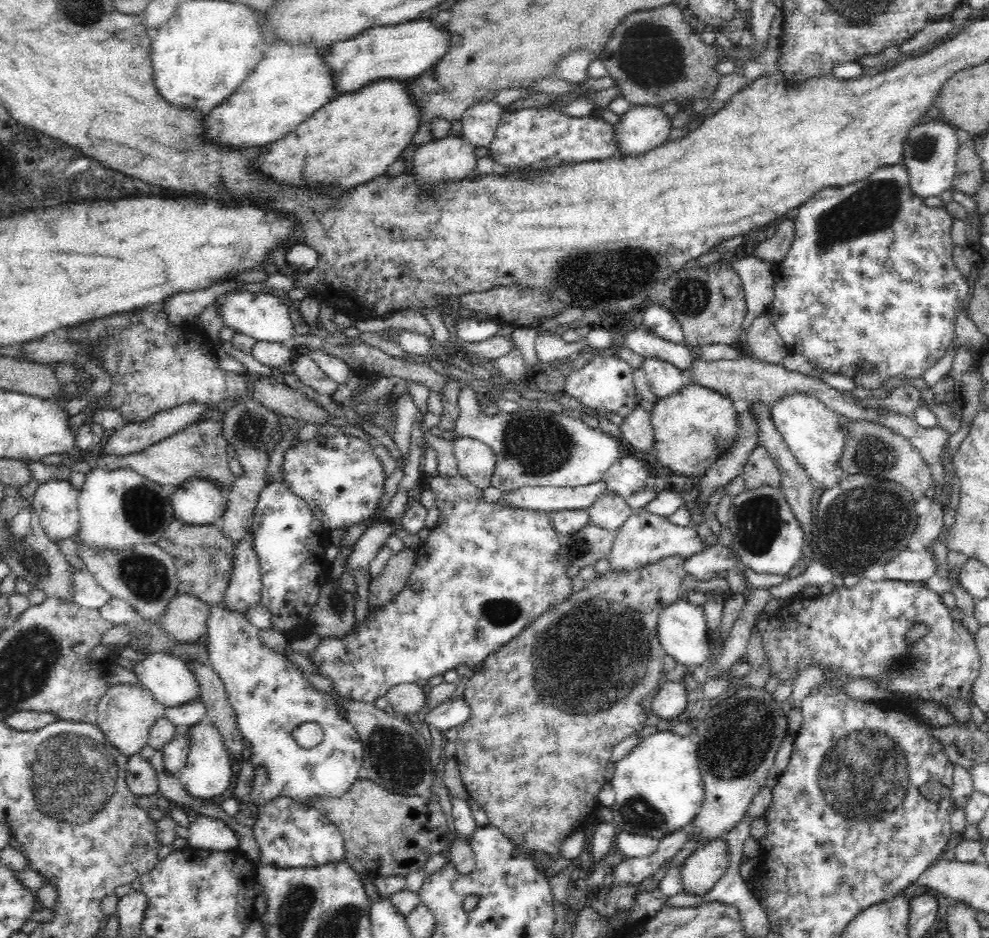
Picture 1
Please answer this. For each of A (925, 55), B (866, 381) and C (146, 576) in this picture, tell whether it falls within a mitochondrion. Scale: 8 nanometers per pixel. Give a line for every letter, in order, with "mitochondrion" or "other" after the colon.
A: other
B: other
C: mitochondrion

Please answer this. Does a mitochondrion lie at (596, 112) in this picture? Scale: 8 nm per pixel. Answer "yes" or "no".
no

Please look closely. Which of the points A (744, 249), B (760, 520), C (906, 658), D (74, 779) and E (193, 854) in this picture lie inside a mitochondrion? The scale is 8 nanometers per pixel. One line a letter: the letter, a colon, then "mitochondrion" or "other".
A: other
B: mitochondrion
C: mitochondrion
D: mitochondrion
E: other

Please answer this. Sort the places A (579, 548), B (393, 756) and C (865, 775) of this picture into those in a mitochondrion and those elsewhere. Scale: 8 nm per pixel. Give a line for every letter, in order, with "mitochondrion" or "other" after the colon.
A: mitochondrion
B: mitochondrion
C: mitochondrion

